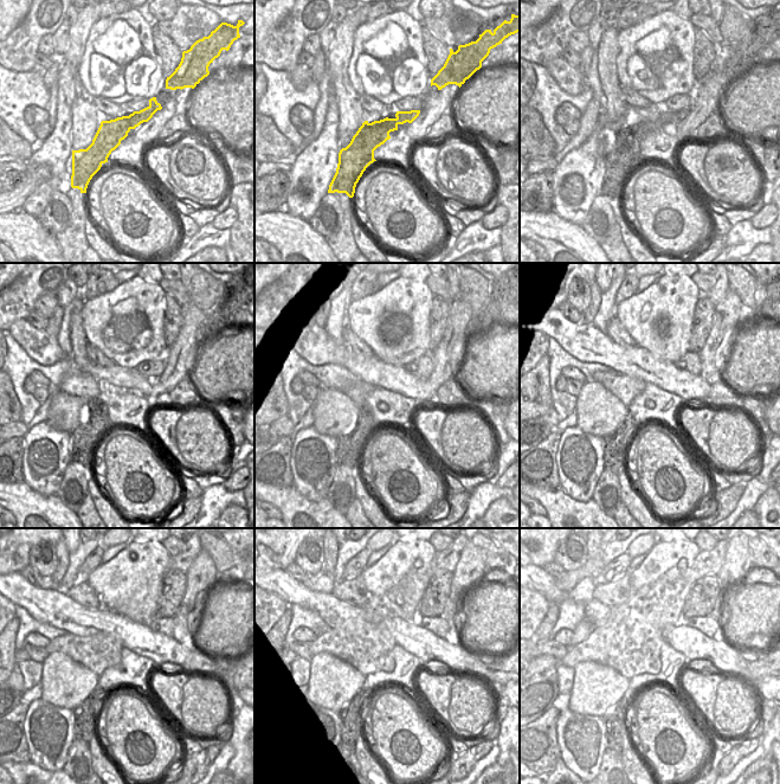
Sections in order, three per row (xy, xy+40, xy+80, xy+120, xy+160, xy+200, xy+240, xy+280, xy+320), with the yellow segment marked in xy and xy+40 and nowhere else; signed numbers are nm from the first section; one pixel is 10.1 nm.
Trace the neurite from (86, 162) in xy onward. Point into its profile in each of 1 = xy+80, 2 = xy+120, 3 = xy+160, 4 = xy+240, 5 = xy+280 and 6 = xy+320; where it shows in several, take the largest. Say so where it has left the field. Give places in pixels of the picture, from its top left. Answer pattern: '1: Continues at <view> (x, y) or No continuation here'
1: Continues at xy+80 (619, 164)
2: Continues at xy+120 (84, 439)
3: Continues at xy+160 (348, 452)
4: Continues at xy+240 (84, 715)
5: Continues at xy+280 (349, 718)
6: Continues at xy+320 (616, 725)

